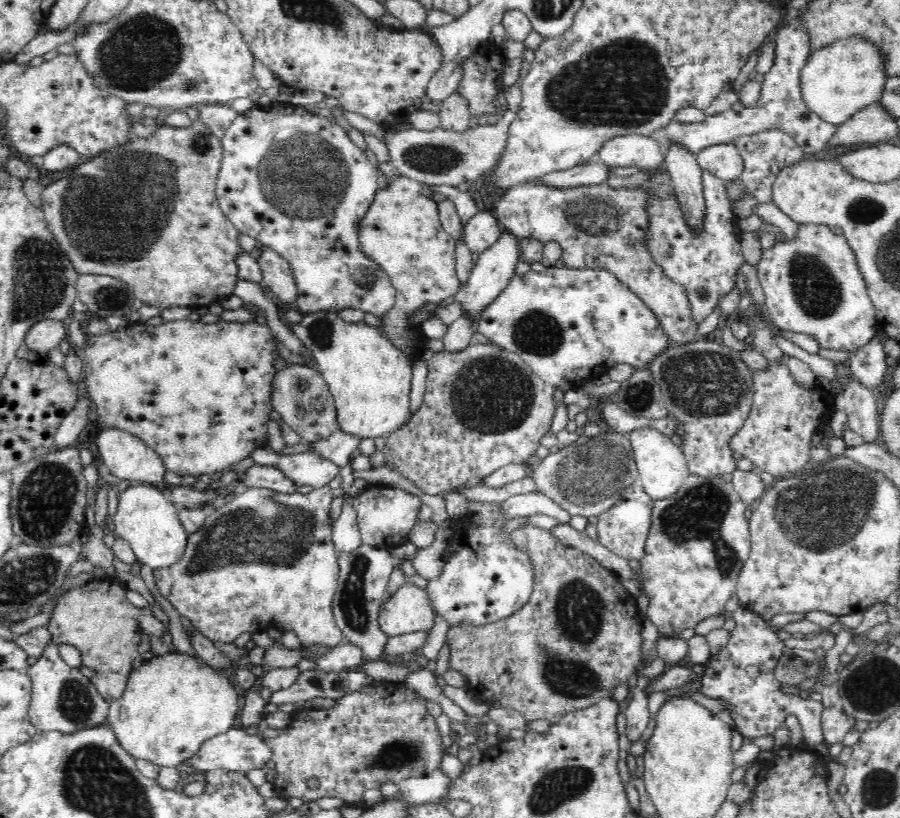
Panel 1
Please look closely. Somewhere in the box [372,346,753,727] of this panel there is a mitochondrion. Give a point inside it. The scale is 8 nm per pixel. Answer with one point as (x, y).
(493, 395)

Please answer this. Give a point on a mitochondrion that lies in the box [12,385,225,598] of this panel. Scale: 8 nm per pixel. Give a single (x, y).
(45, 502)

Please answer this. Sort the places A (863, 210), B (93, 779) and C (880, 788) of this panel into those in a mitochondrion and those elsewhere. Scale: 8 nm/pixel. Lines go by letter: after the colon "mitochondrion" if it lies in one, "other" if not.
A: mitochondrion
B: mitochondrion
C: mitochondrion

